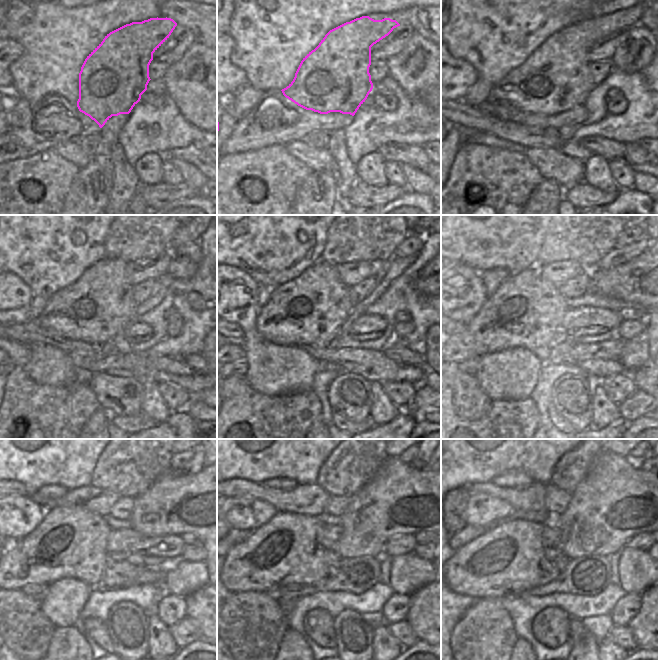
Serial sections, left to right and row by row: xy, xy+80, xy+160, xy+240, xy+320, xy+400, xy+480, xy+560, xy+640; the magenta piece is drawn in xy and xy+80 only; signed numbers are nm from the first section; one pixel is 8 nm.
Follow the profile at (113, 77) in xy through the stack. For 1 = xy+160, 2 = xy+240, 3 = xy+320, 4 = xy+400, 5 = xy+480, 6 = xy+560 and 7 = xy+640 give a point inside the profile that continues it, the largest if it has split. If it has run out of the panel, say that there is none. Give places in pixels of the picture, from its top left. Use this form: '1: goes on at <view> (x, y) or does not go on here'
1: goes on at xy+160 (556, 78)
2: goes on at xy+240 (93, 309)
3: goes on at xy+320 (310, 310)
4: goes on at xy+400 (526, 311)
5: goes on at xy+480 (71, 542)
6: goes on at xy+560 (287, 551)
7: goes on at xy+640 (508, 559)

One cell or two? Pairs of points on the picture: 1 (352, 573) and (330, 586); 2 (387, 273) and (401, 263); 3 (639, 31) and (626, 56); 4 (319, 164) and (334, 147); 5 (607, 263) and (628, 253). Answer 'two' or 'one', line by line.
1: one
2: one
3: one
4: two
5: one

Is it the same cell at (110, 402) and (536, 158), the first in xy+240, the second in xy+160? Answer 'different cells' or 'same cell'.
same cell

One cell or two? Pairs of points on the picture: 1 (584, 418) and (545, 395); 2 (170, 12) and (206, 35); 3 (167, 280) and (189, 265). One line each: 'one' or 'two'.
1: two
2: one
3: two

